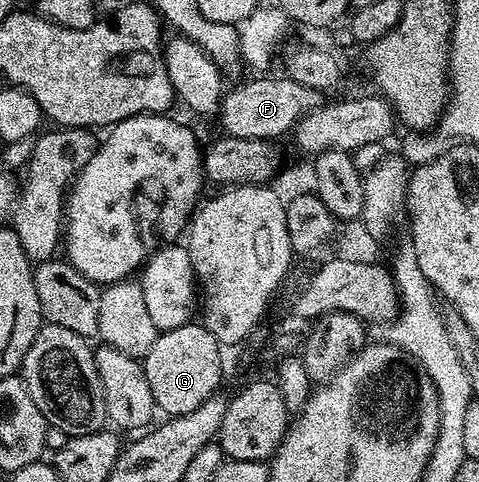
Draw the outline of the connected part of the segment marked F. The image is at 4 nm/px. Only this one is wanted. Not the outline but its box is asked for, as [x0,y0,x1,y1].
[217,76,321,140]

